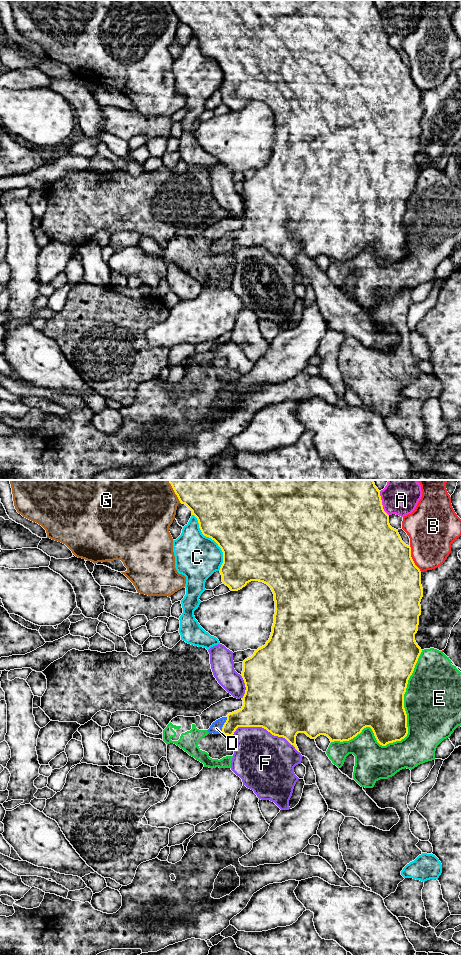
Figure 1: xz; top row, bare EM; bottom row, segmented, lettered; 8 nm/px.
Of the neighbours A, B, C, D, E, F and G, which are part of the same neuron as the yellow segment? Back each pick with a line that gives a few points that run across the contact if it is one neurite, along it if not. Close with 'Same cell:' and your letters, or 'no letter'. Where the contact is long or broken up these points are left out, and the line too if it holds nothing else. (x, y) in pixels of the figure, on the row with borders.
D: Line: xz (252, 714), (223, 725), (216, 728)
Same cell: D

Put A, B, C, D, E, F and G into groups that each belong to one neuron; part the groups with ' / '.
A / B / C / D / E / F / G

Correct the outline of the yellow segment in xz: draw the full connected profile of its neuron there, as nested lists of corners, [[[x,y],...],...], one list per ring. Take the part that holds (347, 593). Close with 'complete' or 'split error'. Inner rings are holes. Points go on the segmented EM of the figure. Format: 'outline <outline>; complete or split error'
outline [[[168,480],[171,484],[175,494],[177,495],[180,503],[185,504],[194,515],[199,523],[199,528],[202,534],[206,537],[214,540],[223,552],[223,563],[220,567],[220,573],[222,575],[222,582],[230,588],[231,591],[238,591],[245,587],[251,581],[259,581],[267,584],[273,594],[275,601],[275,614],[274,623],[272,626],[272,632],[269,640],[266,644],[257,650],[254,654],[243,661],[242,678],[245,683],[245,694],[242,698],[243,706],[241,709],[229,713],[226,717],[222,717],[212,723],[210,728],[207,730],[213,734],[224,734],[233,736],[234,732],[238,727],[262,727],[270,732],[274,736],[285,738],[295,749],[299,752],[296,745],[296,736],[298,733],[305,733],[311,739],[316,739],[320,735],[327,736],[331,742],[334,741],[349,741],[356,737],[366,727],[370,727],[374,733],[377,742],[386,746],[389,743],[401,741],[408,734],[407,727],[407,714],[404,708],[404,694],[406,692],[408,680],[412,675],[418,658],[422,652],[421,648],[415,641],[415,634],[418,631],[419,616],[421,615],[421,599],[423,597],[423,588],[421,585],[421,571],[415,565],[411,557],[411,547],[406,545],[398,531],[392,528],[389,524],[389,515],[384,511],[380,491],[375,486],[373,480]]]; split error

